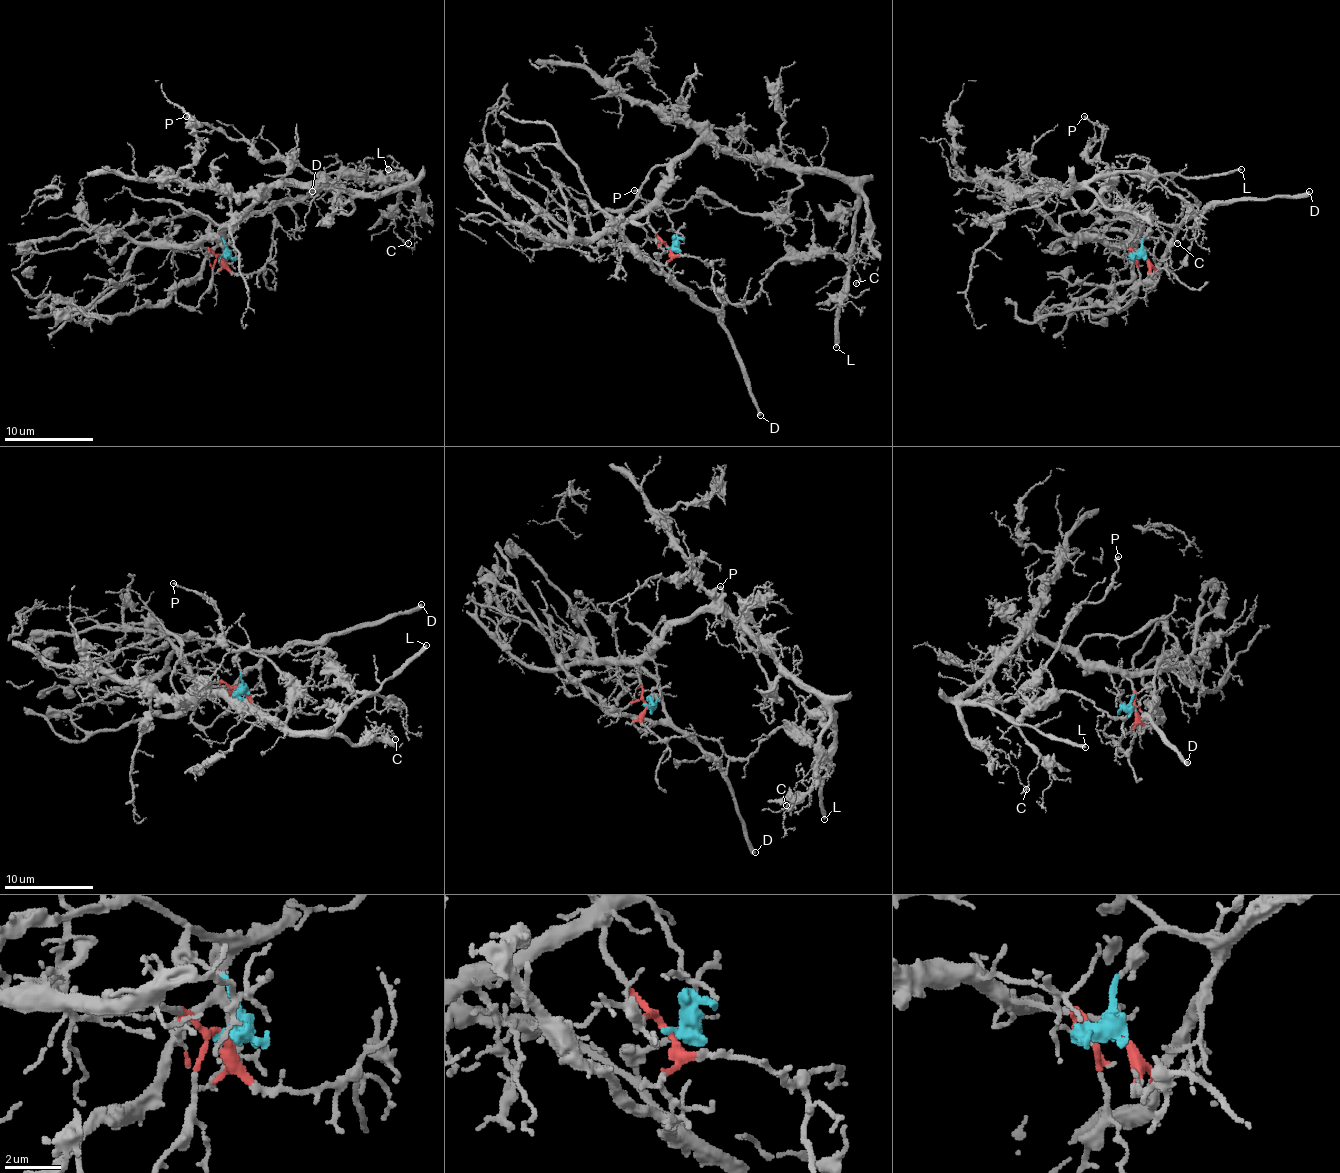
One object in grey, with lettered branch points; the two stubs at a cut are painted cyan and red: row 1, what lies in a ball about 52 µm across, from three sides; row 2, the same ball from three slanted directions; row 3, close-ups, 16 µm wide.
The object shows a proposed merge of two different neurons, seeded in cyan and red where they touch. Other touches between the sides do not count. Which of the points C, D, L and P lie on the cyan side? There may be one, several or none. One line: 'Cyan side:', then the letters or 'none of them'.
Cyan side: D

